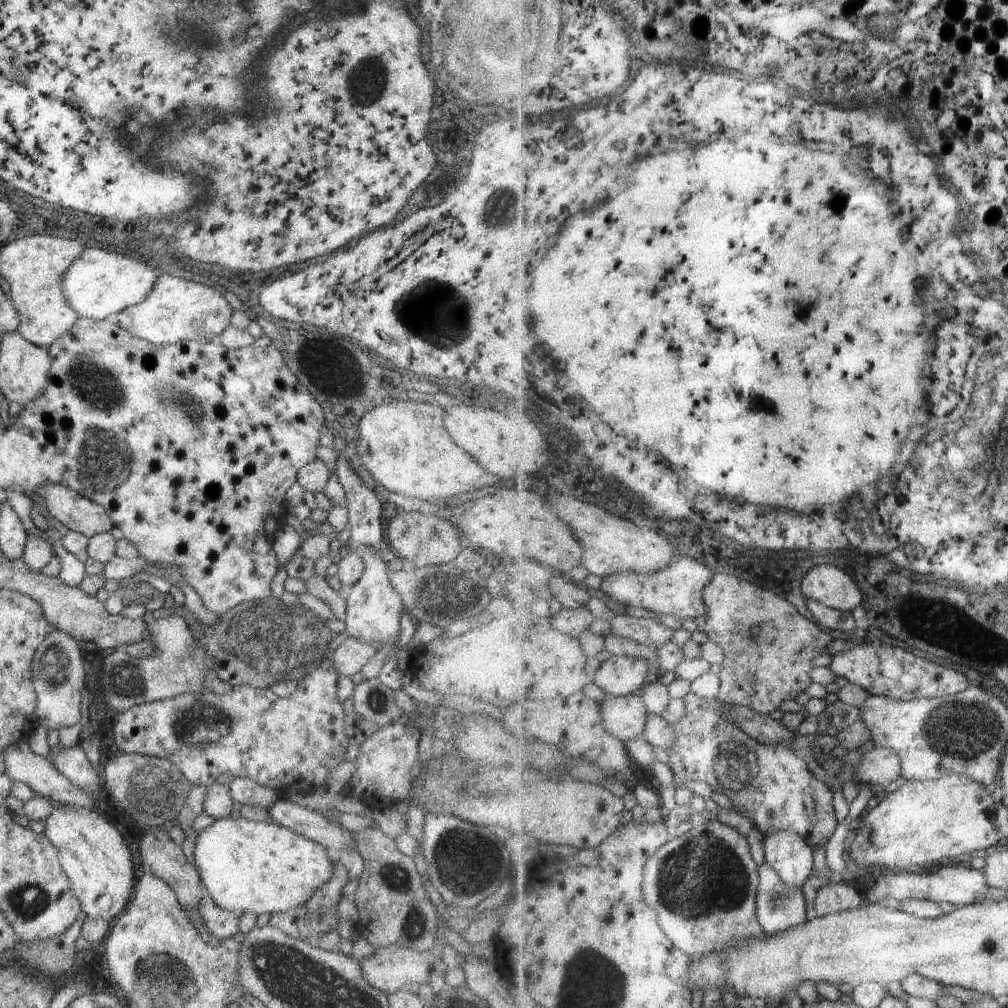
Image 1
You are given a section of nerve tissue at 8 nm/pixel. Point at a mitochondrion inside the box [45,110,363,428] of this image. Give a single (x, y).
(89, 381)

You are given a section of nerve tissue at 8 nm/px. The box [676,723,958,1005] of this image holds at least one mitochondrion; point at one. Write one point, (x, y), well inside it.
(731, 760)

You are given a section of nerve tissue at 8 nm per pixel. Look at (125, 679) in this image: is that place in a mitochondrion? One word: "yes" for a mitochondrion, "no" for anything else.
yes

